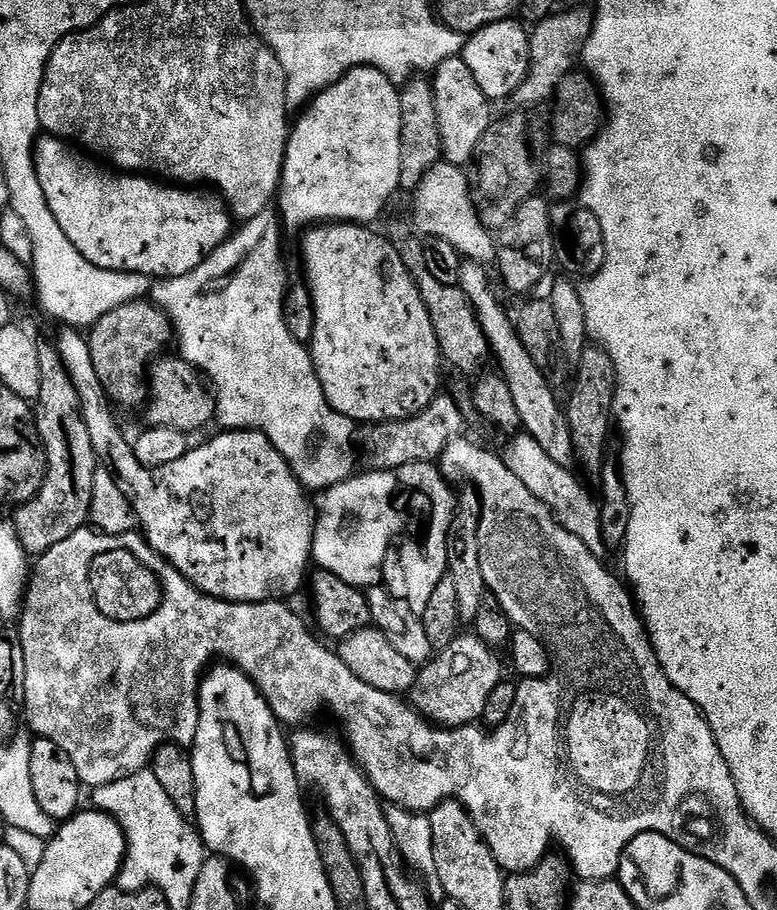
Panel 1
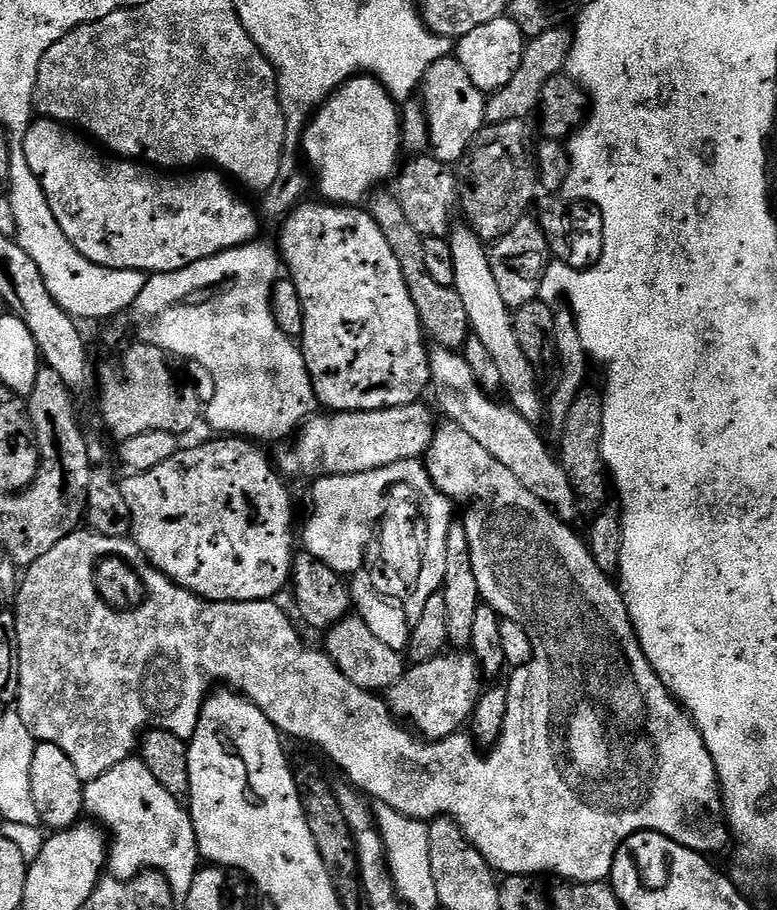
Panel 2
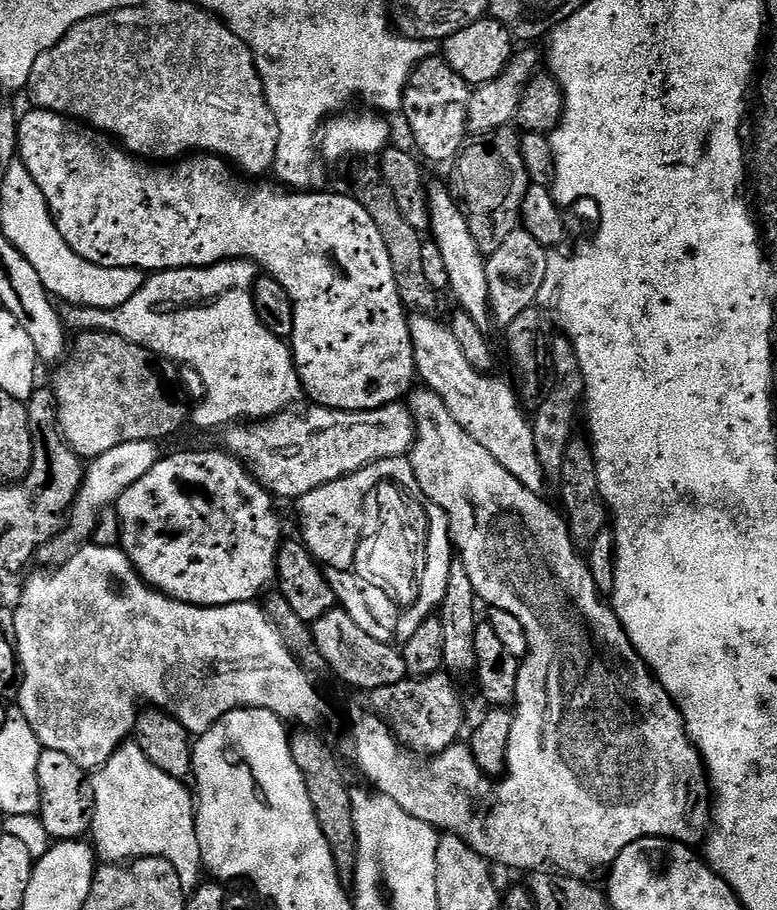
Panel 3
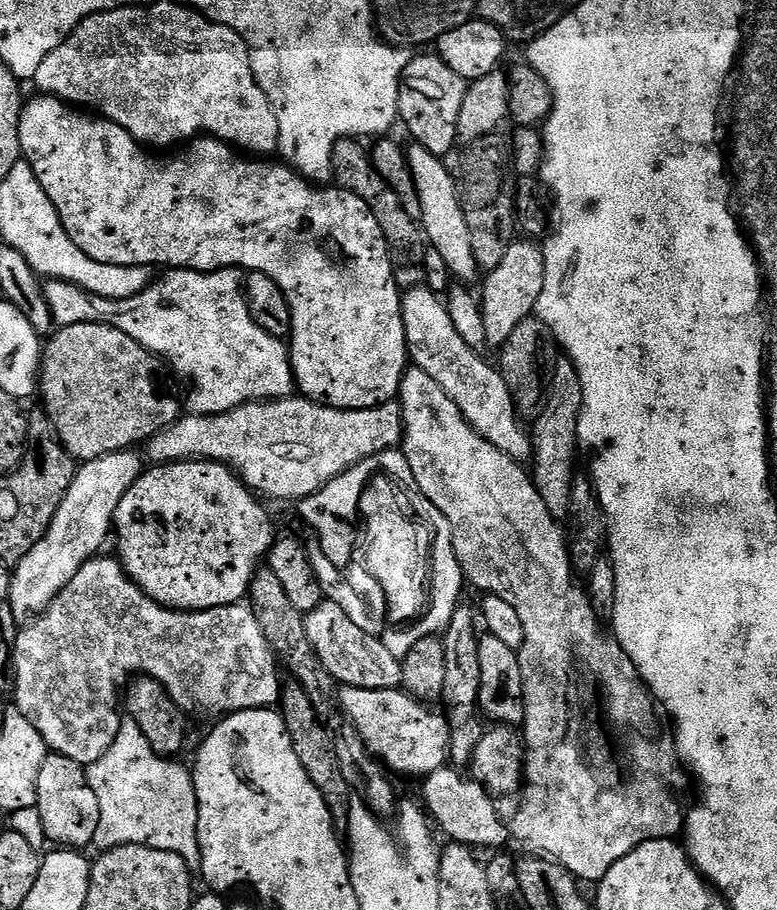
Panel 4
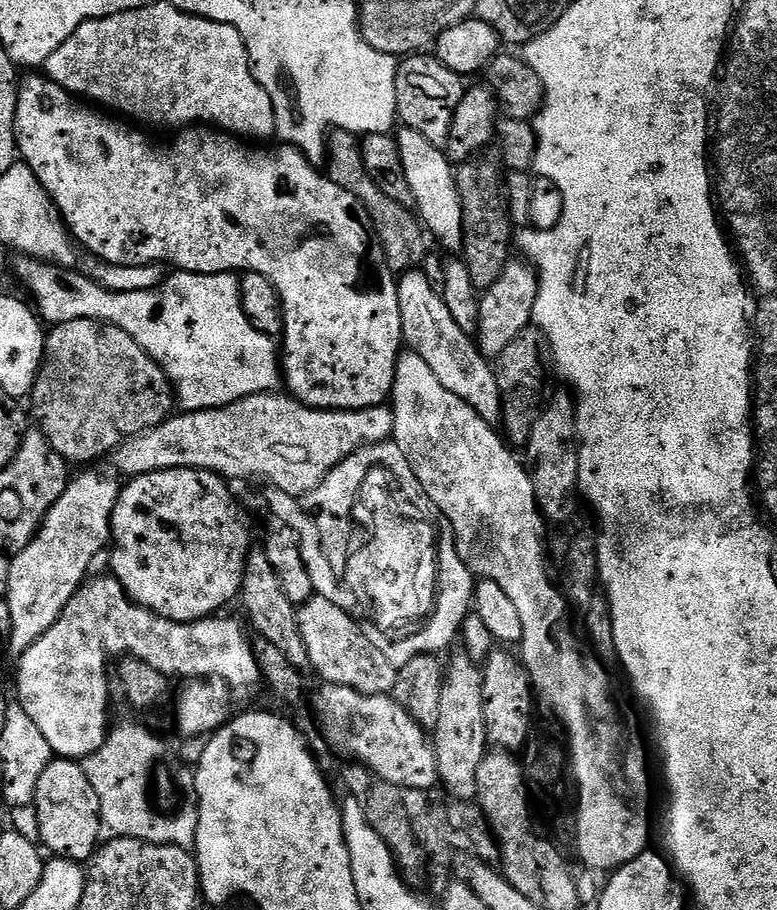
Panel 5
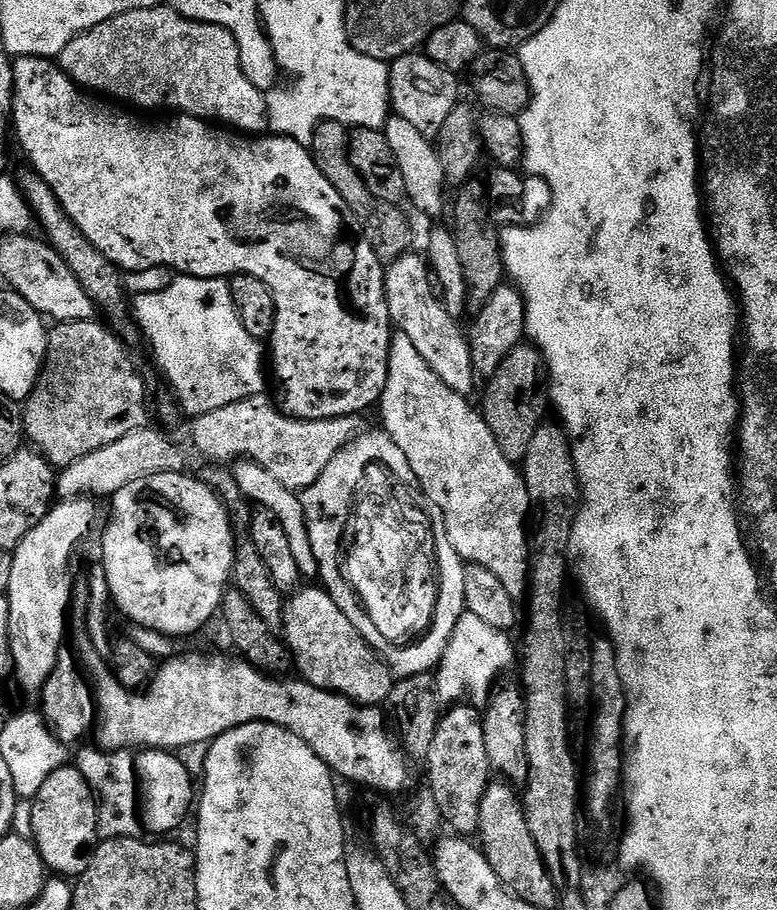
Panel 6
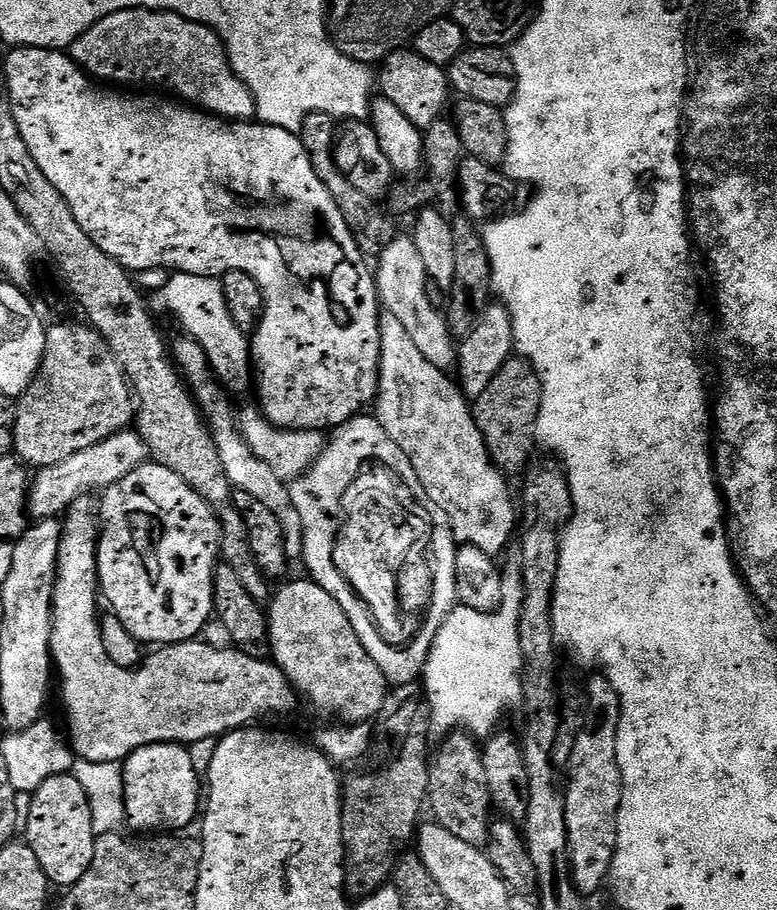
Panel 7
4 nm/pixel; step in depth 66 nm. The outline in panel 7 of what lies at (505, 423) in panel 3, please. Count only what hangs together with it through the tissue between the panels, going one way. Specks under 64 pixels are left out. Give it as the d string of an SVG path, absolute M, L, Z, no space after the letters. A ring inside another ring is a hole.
M397 235L396 239L390 242L390 246L378 257L378 264L380 264L380 269L377 267L374 275L376 286L380 289L383 311L394 314L394 318L398 318L398 322L402 322L406 334L410 334L410 339L417 344L418 350L428 361L434 362L434 366L438 366L443 372L451 373L458 364L458 341L450 330L447 315L430 298L428 293L430 281L426 274L426 265L422 263L422 254L418 254L418 246L413 242L411 235Z

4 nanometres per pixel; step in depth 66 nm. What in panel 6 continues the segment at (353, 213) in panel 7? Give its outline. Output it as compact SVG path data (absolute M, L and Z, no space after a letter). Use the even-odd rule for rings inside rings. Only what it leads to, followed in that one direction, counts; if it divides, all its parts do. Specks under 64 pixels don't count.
M324 120L316 127L310 151L313 158L316 159L318 170L322 170L322 174L326 174L330 186L334 186L334 190L338 190L338 194L342 194L346 206L350 206L350 210L359 215L364 225L364 235L375 246L381 264L387 266L411 249L408 247L412 244L412 224L404 217L405 209L403 207L390 202L382 202L378 198L374 198L374 194L370 194L366 182L362 182L362 178L354 170L348 157L349 135L349 125L337 120Z

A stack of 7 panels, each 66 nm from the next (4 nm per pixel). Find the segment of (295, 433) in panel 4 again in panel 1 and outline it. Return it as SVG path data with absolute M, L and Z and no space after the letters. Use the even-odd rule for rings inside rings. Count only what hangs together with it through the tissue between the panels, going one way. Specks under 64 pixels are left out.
M437 394L432 404L417 416L405 420L385 420L371 429L368 452L372 455L371 467L376 470L395 470L407 464L427 464L440 459L442 450L457 439L464 428L464 416L460 408L445 394Z

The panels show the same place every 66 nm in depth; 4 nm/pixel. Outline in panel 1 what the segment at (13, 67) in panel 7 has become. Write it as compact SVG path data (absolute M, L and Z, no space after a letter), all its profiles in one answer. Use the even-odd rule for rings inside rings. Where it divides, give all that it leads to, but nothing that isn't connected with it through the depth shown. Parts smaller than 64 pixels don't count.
M45 135L35 141L34 167L38 174L40 192L46 194L47 210L54 214L54 218L58 218L62 234L66 234L66 238L74 242L82 258L86 258L94 266L102 270L137 272L143 276L169 280L175 276L190 274L190 270L198 267L223 240L232 235L234 217L219 195L208 190L197 190L192 186L157 182L144 174L121 174L107 167L99 168L98 165L91 164L96 162L87 155L72 151L76 150L71 143ZM321 222L309 227L303 233L300 240L300 256L304 259L304 272L308 293L312 296L314 304L314 334L310 341L310 351L312 354L312 365L318 374L318 382L330 406L338 410L338 414L349 416L351 420L363 422L368 426L375 426L384 423L385 420L405 420L411 416L417 416L422 410L431 406L432 399L441 391L440 388L440 368L442 369L442 357L438 338L434 334L434 324L430 322L430 314L422 302L420 292L416 289L416 284L412 281L412 276L402 266L402 258L394 250L394 246L383 235L371 232L371 227L362 224L349 224L347 222Z

